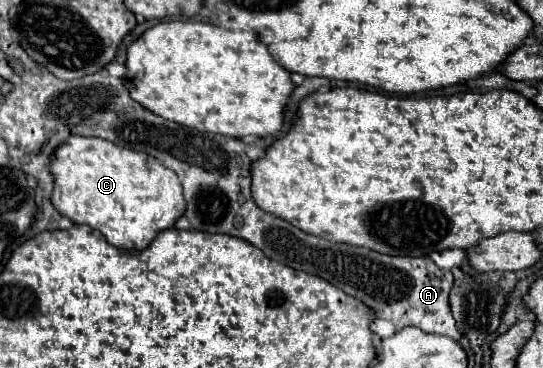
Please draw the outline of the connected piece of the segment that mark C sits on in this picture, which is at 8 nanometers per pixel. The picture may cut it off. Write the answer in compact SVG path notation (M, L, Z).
M69 136L61 146L55 148L49 164L53 176L51 202L61 216L67 216L75 224L87 224L99 230L105 240L121 250L145 248L161 230L173 228L175 220L185 212L183 188L173 170L165 168L157 158L115 146L103 138Z

